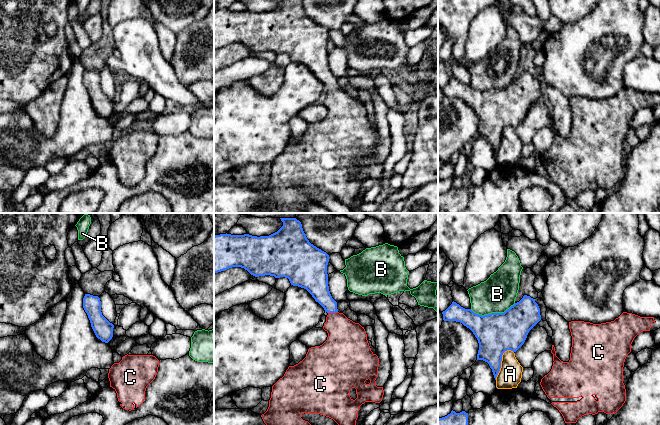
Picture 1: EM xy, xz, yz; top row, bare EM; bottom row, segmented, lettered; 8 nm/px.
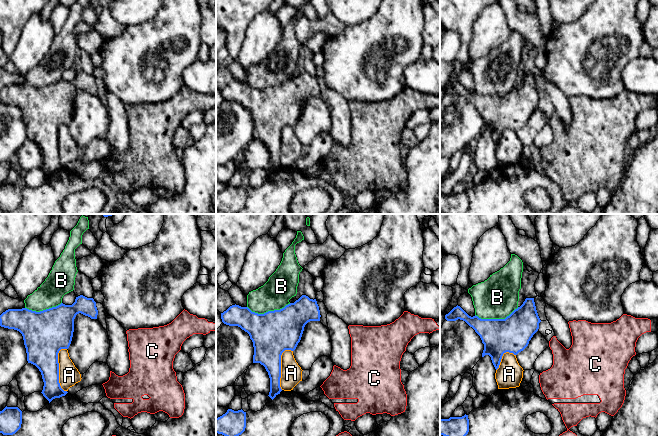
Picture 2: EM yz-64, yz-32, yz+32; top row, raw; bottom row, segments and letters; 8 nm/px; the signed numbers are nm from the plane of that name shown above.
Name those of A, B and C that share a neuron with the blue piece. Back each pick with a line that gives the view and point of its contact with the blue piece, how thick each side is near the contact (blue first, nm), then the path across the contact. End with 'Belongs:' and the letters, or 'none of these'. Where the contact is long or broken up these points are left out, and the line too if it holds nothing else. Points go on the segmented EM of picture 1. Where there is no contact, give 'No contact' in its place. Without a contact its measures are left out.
C: Touches blue at xz (332, 312). Thickness 180 nm (blue) against 300 nm. Path across: xz (317, 285), (332, 312), (334, 320), (346, 339)
Belongs: C

